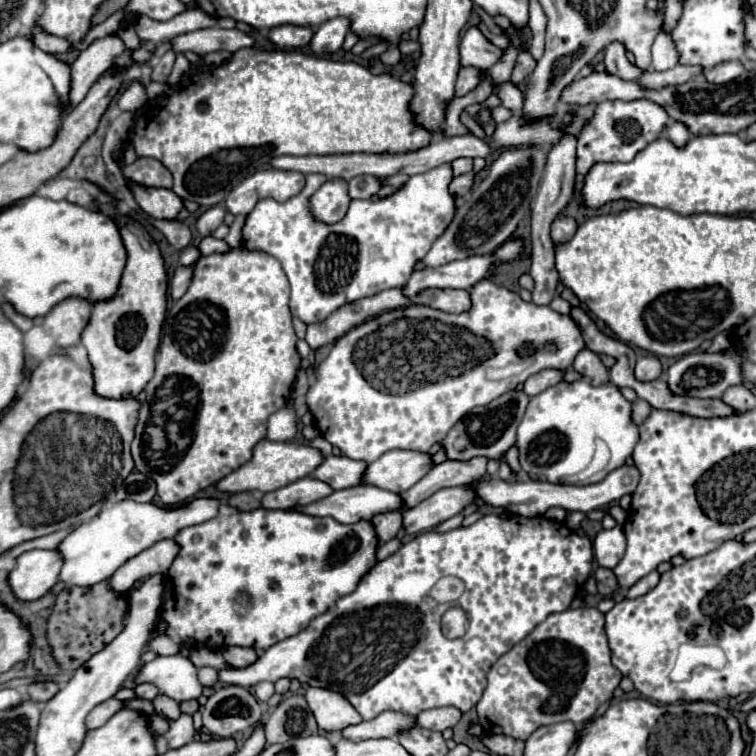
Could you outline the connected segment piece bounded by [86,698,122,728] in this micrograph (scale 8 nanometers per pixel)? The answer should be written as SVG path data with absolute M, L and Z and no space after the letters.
M110 698L110 700L98 704L98 706L86 716L86 726L88 726L88 728L100 728L100 726L104 726L120 708L122 708L122 702L116 700L116 698Z

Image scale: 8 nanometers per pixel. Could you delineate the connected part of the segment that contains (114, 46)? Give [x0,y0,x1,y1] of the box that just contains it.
[66,36,124,112]

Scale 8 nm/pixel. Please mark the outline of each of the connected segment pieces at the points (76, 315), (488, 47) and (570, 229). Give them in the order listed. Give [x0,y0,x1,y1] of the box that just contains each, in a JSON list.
[[44,298,90,348],[460,26,502,70],[552,216,576,242]]

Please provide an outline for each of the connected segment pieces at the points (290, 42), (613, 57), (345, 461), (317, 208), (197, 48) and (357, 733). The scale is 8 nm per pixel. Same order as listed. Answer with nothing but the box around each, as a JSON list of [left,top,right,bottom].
[[268,26,314,48],[603,42,644,80],[312,456,366,490],[310,178,350,224],[172,28,254,56],[340,712,414,740]]

